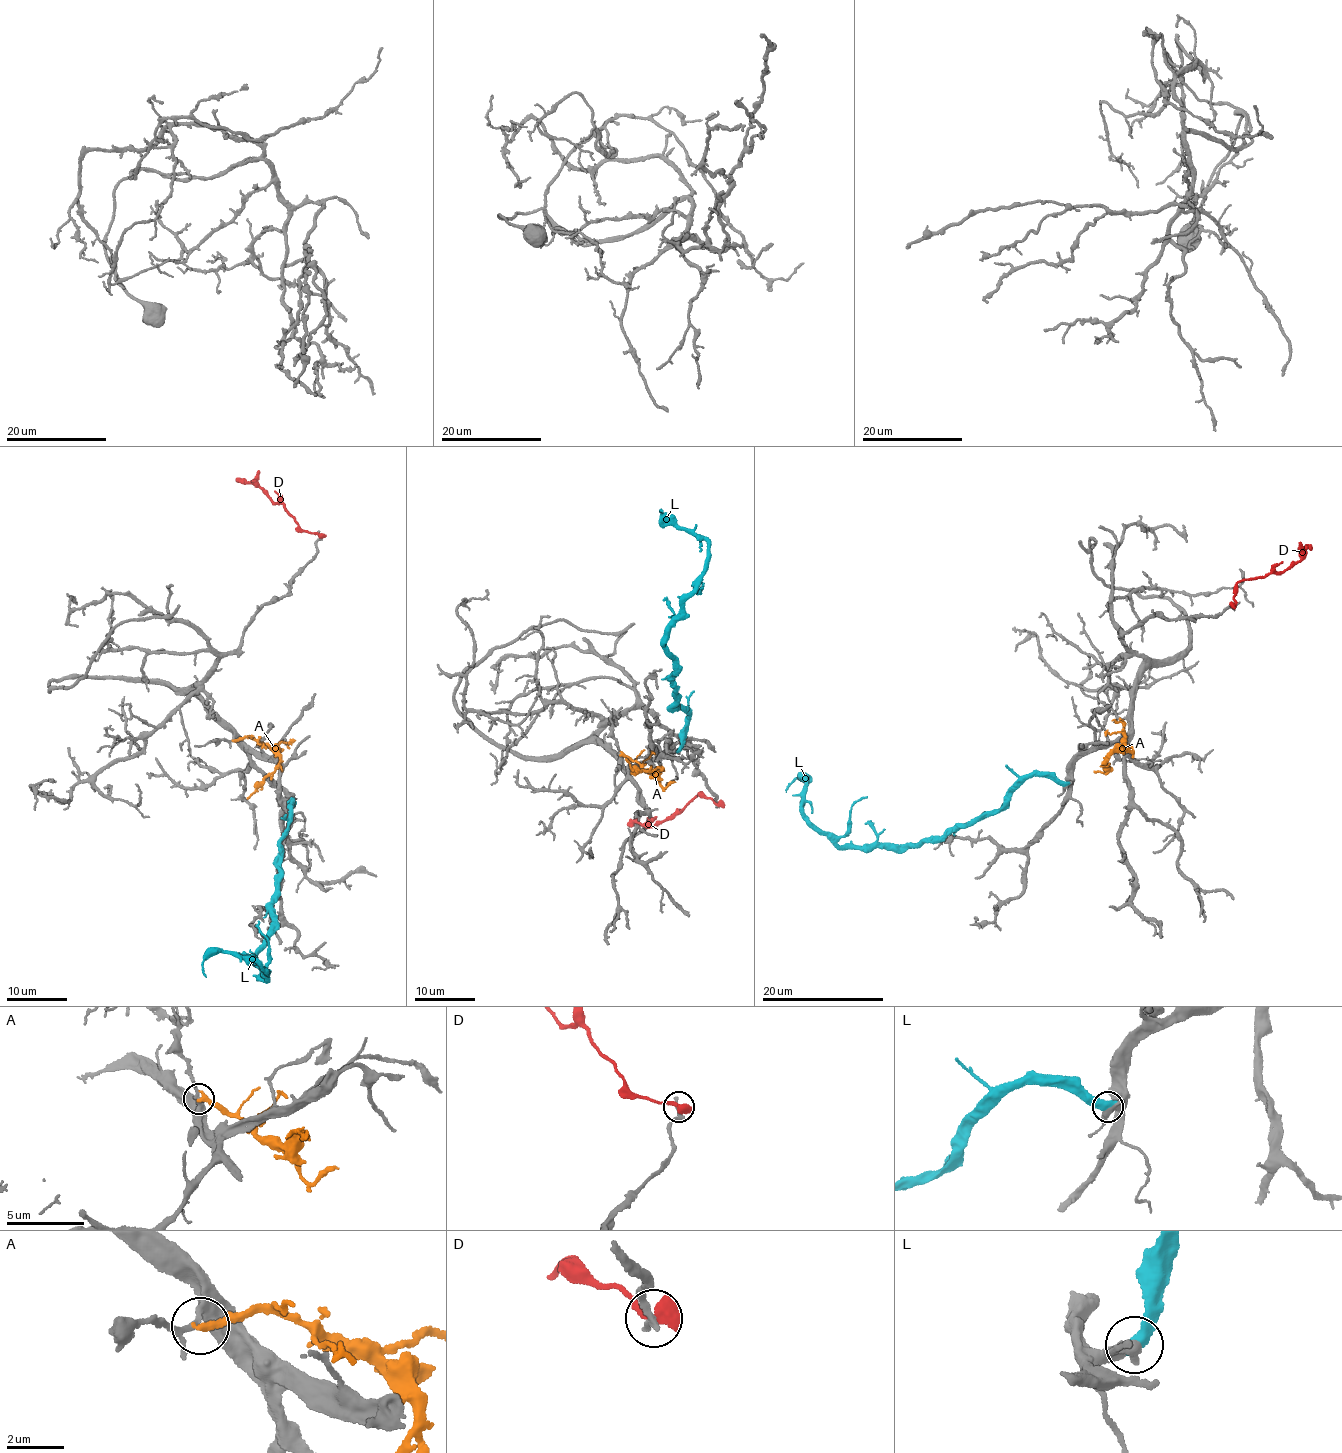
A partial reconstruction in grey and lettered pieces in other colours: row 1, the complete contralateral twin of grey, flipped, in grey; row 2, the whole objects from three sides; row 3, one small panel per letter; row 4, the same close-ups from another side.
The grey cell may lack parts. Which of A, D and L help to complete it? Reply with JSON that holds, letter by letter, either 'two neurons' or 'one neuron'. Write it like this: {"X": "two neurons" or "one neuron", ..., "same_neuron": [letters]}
{"A": "two neurons", "D": "two neurons", "L": "one neuron", "same_neuron": ["L"]}

